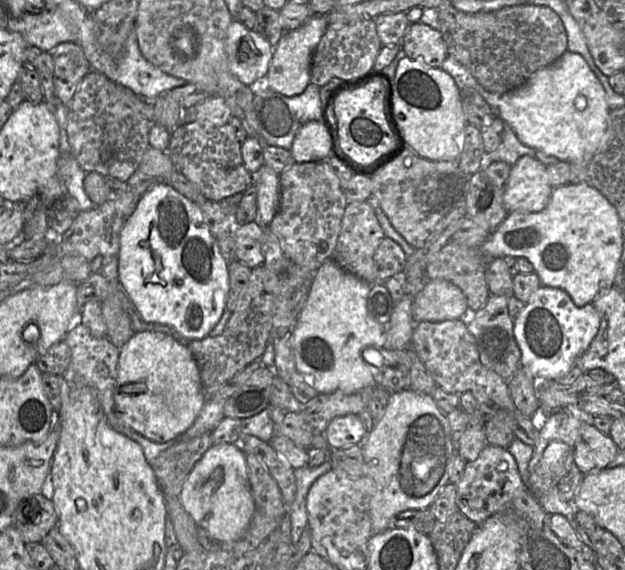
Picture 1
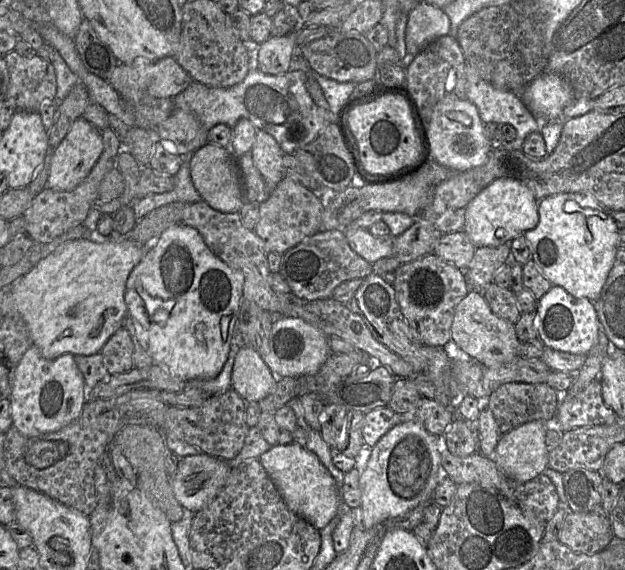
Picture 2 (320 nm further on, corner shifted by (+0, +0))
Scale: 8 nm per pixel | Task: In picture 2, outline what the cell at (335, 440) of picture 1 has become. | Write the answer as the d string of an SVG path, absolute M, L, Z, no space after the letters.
M381 407L364 414L362 435L364 443L374 447L394 426L415 419L413 414L400 414L389 407Z

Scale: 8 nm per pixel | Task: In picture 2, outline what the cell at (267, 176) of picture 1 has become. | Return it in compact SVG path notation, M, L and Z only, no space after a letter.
M258 129L251 155L269 193L272 193L285 177L283 151L276 140L266 131Z

